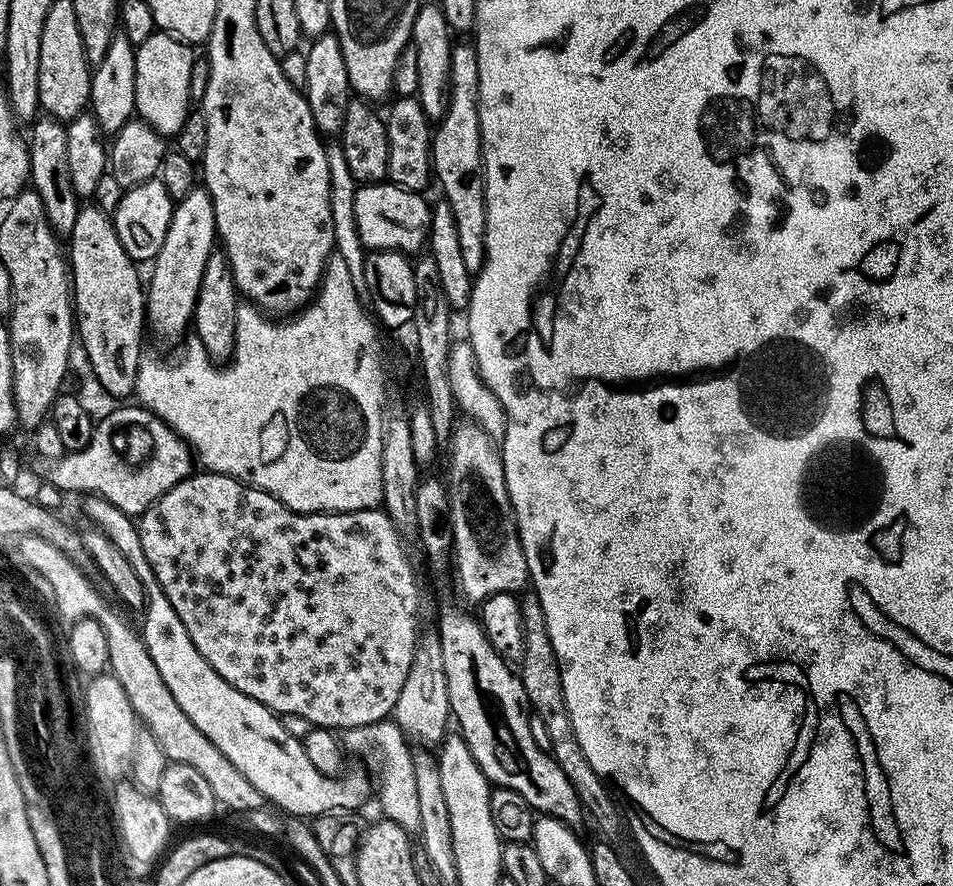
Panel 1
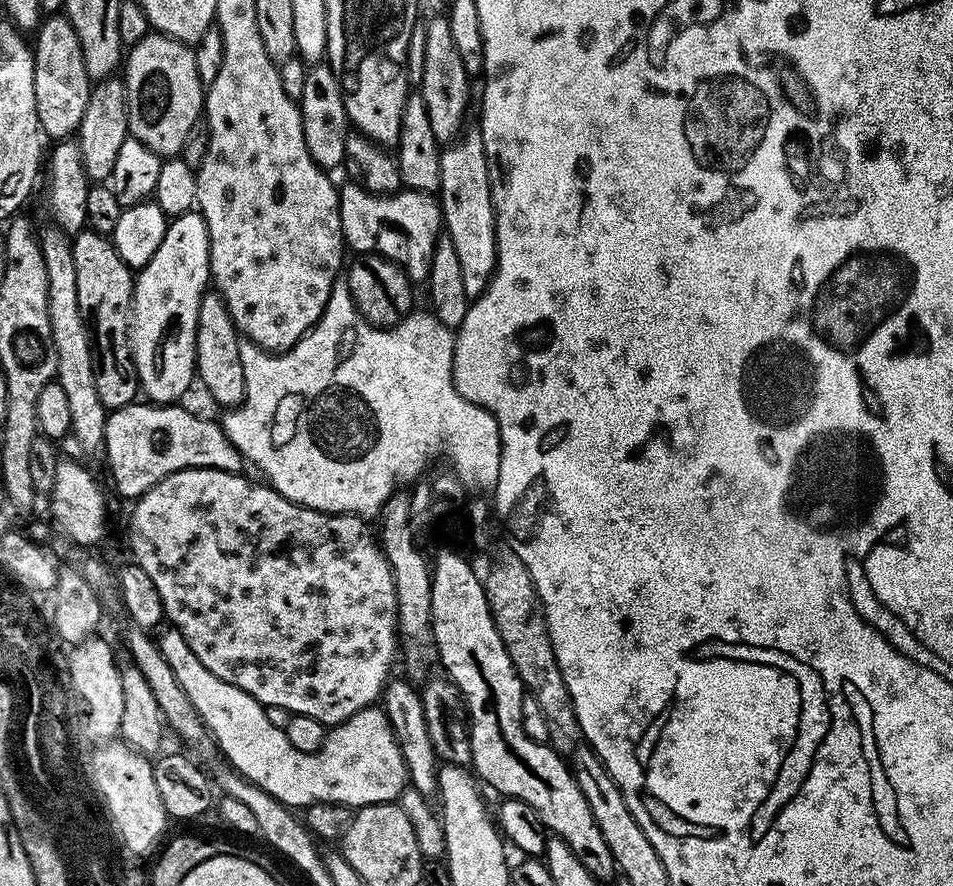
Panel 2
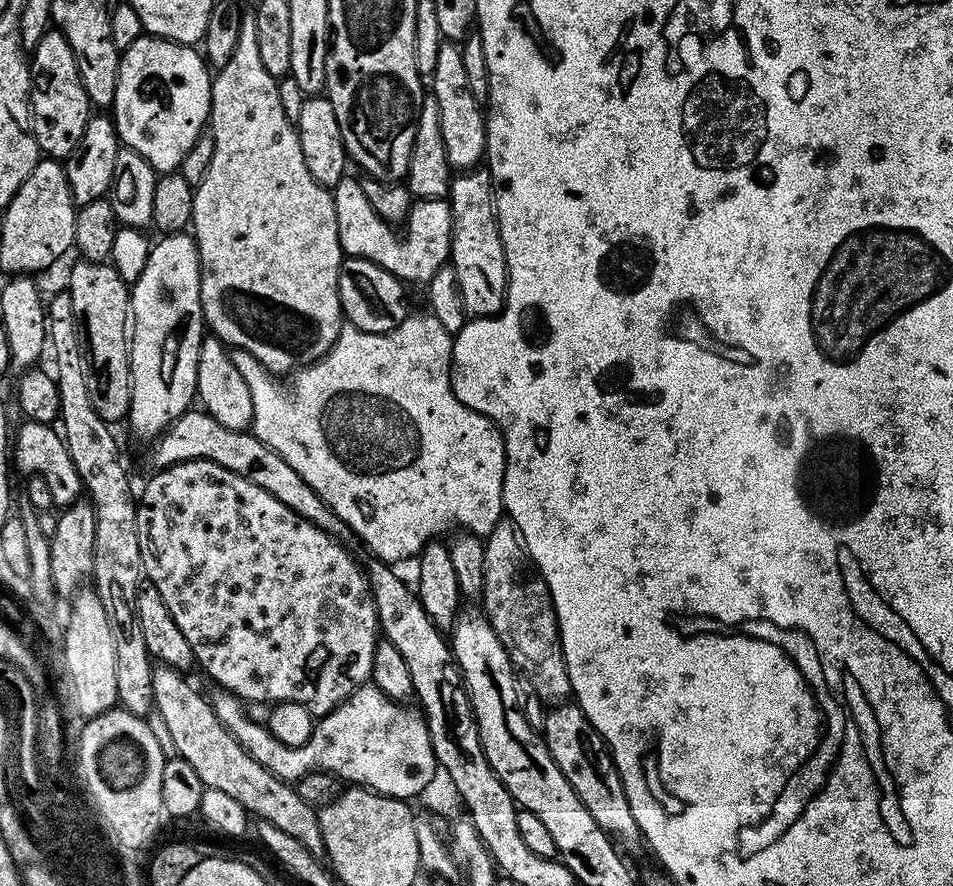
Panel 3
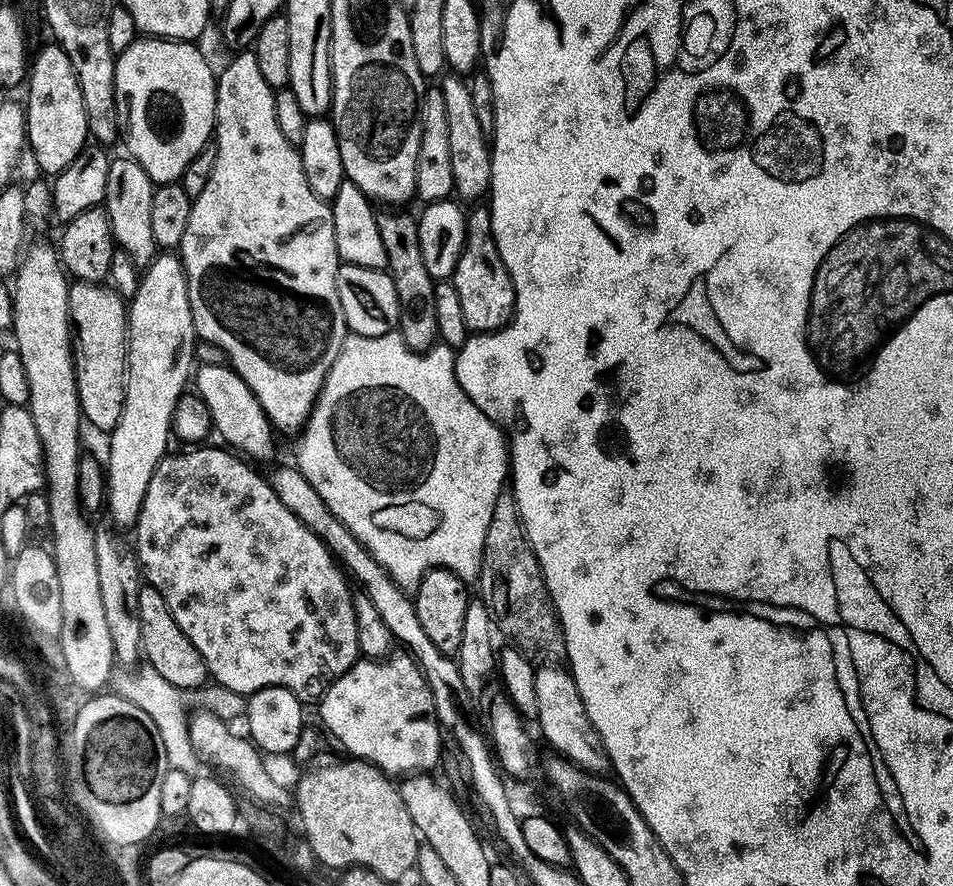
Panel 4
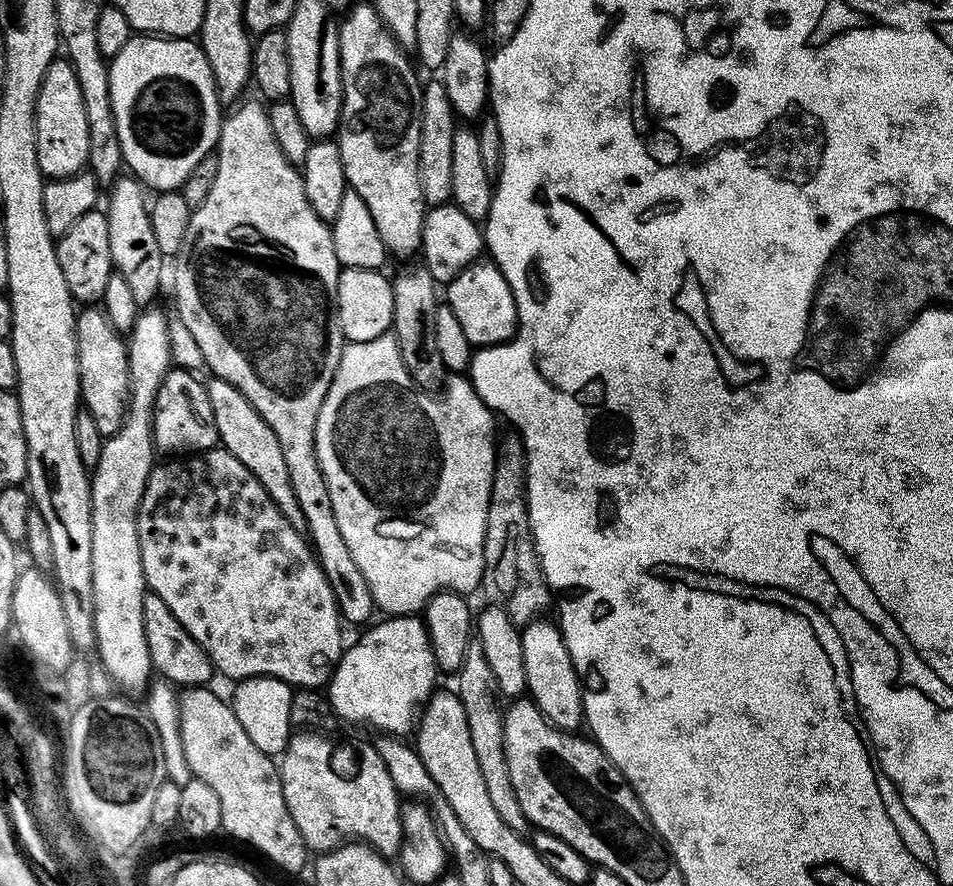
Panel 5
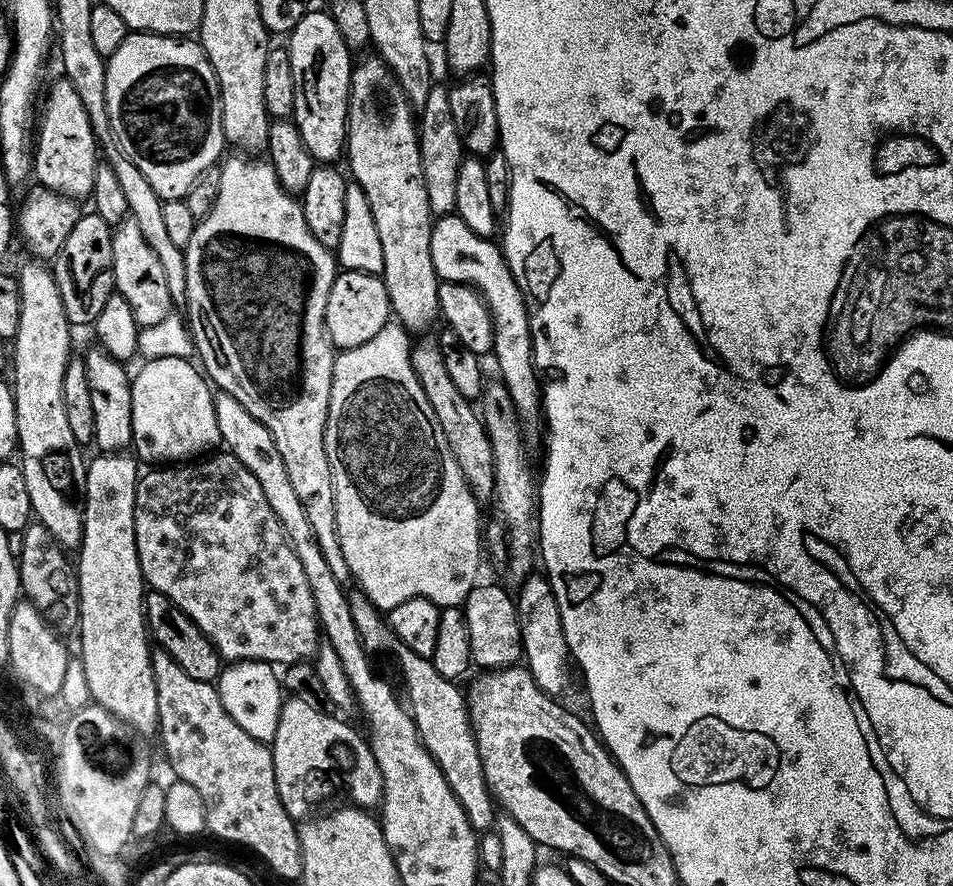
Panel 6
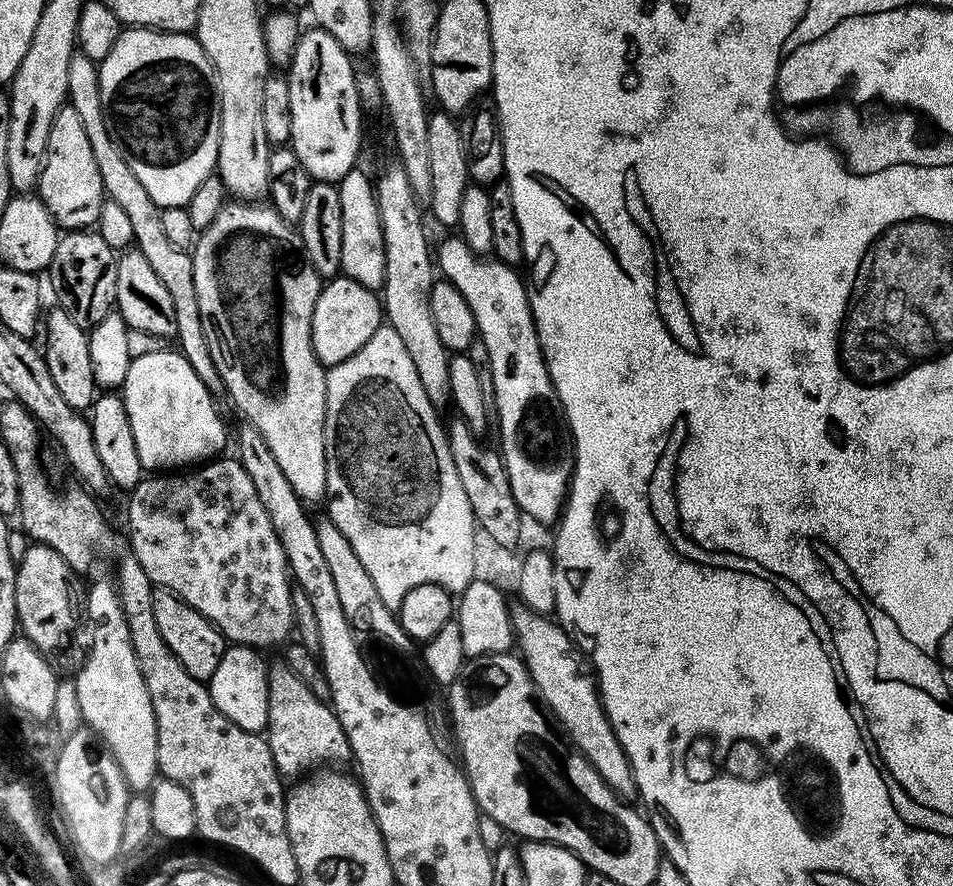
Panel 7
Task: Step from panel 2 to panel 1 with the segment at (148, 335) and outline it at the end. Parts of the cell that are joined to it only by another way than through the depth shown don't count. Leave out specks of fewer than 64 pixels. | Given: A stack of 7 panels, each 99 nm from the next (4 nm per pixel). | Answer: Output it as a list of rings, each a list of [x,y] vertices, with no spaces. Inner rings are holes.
[[[202,186],[191,188],[186,198],[175,201],[170,218],[170,230],[166,230],[166,242],[162,242],[162,250],[158,250],[156,259],[151,261],[152,277],[149,280],[147,277],[146,280],[146,328],[151,339],[153,336],[162,347],[172,348],[185,339],[184,331],[189,331],[198,290],[202,286],[202,270],[206,270],[206,262],[217,244],[214,202]]]

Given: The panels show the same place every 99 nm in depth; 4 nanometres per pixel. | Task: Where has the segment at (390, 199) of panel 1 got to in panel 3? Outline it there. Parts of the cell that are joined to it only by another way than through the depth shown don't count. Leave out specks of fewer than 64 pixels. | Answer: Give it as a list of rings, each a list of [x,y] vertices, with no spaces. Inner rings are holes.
[[[345,174],[331,189],[331,194],[334,214],[338,214],[338,242],[345,257],[369,260],[394,274],[401,282],[421,286],[427,285],[439,268],[449,263],[452,254],[452,211],[447,199],[416,200],[402,225],[404,233],[399,236],[396,233],[399,231],[387,224],[376,213],[374,206],[366,202],[366,194],[362,194],[357,177]]]

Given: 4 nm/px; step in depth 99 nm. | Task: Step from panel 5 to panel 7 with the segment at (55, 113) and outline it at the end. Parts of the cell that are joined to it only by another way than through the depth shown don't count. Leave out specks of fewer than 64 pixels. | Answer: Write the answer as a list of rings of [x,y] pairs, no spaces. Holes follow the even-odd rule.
[[[65,103],[52,123],[48,153],[44,155],[44,164],[40,168],[38,195],[57,225],[64,230],[91,229],[104,205],[106,193],[102,186],[102,174],[98,174],[86,130],[72,104]]]

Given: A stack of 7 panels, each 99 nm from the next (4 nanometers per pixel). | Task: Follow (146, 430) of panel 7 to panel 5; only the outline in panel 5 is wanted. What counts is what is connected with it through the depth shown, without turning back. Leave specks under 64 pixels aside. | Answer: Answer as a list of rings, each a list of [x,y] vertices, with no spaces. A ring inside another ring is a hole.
[[[169,370],[164,376],[162,386],[156,395],[156,405],[152,408],[152,438],[157,449],[164,454],[195,454],[207,452],[217,447],[220,435],[214,422],[214,410],[210,410],[210,398],[207,387],[195,380],[193,373],[188,370]]]

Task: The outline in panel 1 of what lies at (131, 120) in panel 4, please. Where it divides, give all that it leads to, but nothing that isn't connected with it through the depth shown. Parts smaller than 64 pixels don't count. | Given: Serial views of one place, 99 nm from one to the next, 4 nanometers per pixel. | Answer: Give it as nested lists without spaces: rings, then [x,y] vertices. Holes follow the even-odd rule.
[[[157,30],[146,42],[138,45],[136,50],[136,116],[149,124],[155,132],[165,138],[175,137],[190,111],[190,70],[194,59],[193,49],[183,40]]]

